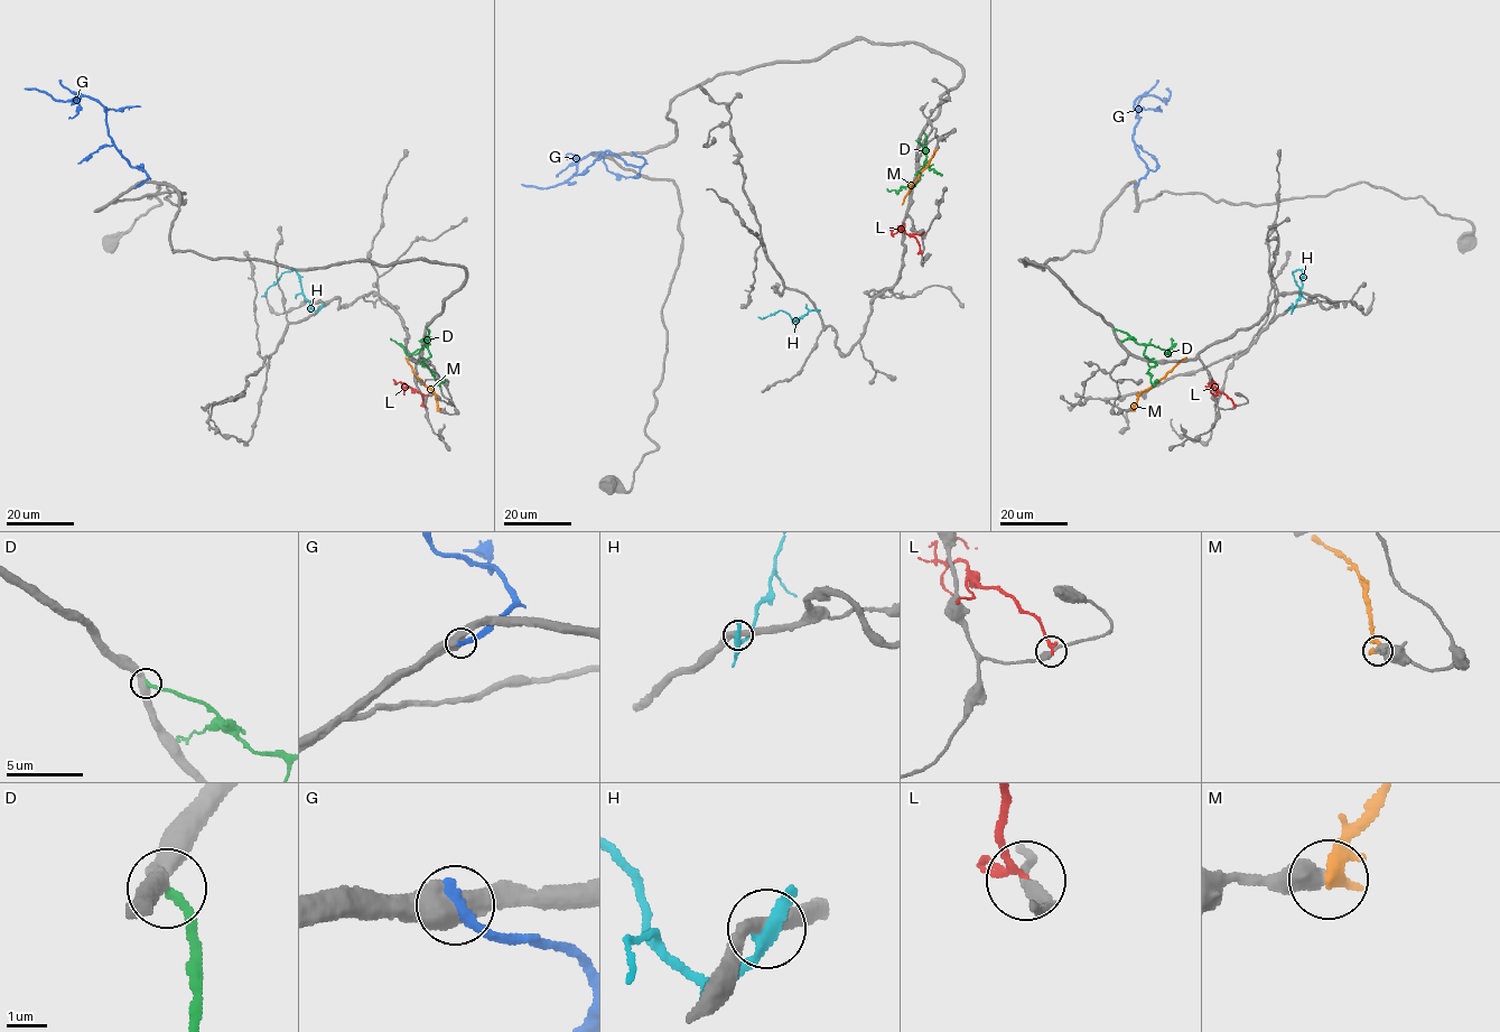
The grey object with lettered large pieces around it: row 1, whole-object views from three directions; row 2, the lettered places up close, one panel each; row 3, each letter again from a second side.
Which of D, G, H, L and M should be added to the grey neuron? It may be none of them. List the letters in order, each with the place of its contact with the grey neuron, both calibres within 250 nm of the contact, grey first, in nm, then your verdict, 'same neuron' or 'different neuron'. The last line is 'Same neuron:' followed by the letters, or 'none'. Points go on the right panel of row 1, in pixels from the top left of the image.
D: contact (1114, 328); calibres 480 and 220 nm; different neuron
G: contact (1135, 186); calibres 600 and 320 nm; different neuron
H: contact (1292, 307); calibres 340 and 440 nm; different neuron
L: contact (1235, 407); calibres 300 and 170 nm; different neuron
M: contact (1132, 410); calibres 500 and 480 nm; different neuron
Same neuron: none

